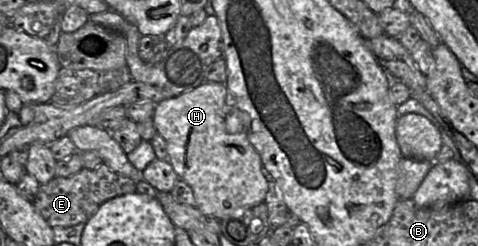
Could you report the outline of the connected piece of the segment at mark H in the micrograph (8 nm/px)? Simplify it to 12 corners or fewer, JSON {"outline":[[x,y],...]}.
{"outline":[[226,84],[162,100],[153,123],[202,214],[264,203],[259,153]]}

